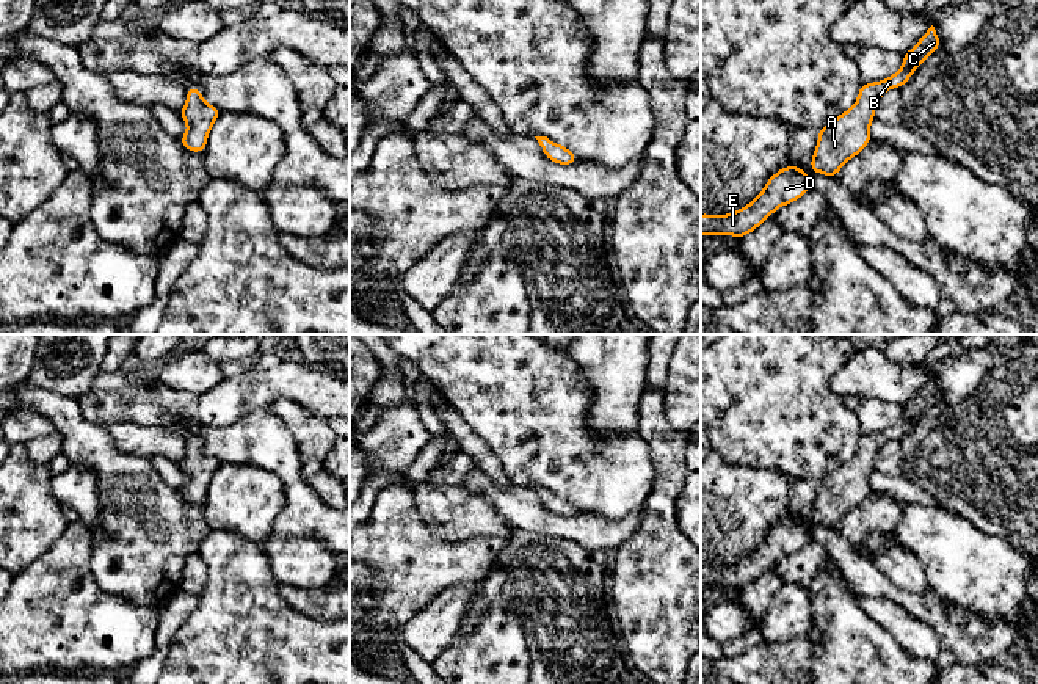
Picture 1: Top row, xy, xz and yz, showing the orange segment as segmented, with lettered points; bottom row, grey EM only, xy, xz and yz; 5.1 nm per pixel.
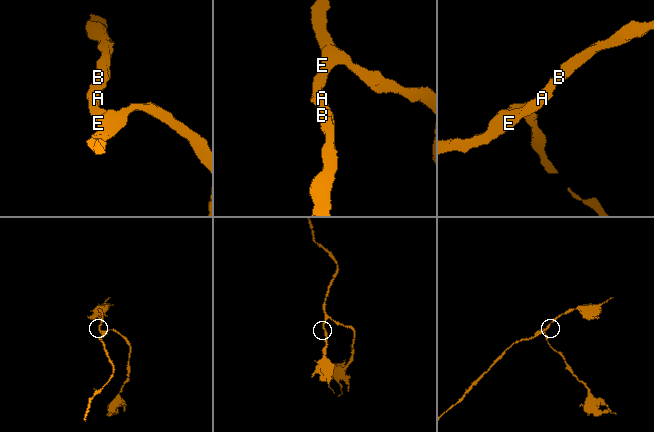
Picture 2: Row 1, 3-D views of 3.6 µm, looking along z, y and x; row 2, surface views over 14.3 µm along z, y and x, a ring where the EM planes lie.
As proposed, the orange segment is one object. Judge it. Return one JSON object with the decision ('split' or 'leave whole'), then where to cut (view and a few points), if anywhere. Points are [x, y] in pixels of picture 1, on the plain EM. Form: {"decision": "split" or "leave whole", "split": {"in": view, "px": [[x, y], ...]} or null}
{"decision": "leave whole", "split": null}

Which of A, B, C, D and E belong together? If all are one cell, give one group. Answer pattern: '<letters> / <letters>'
A B C D E

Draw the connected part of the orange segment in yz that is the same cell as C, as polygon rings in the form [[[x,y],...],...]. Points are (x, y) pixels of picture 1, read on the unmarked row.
[[[931,377],[922,391],[903,405],[903,416],[898,424],[876,435],[862,435],[858,453],[844,466],[836,468],[829,475],[818,480],[818,494],[811,510],[811,521],[836,529],[839,521],[872,493],[869,478],[875,471],[875,457],[880,449],[891,439],[900,441],[922,413],[935,405],[939,397],[941,389]]]

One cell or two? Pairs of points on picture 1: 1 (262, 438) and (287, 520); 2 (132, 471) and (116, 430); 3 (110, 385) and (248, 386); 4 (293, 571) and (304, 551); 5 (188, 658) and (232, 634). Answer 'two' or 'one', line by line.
1: one
2: two
3: one
4: one
5: one

